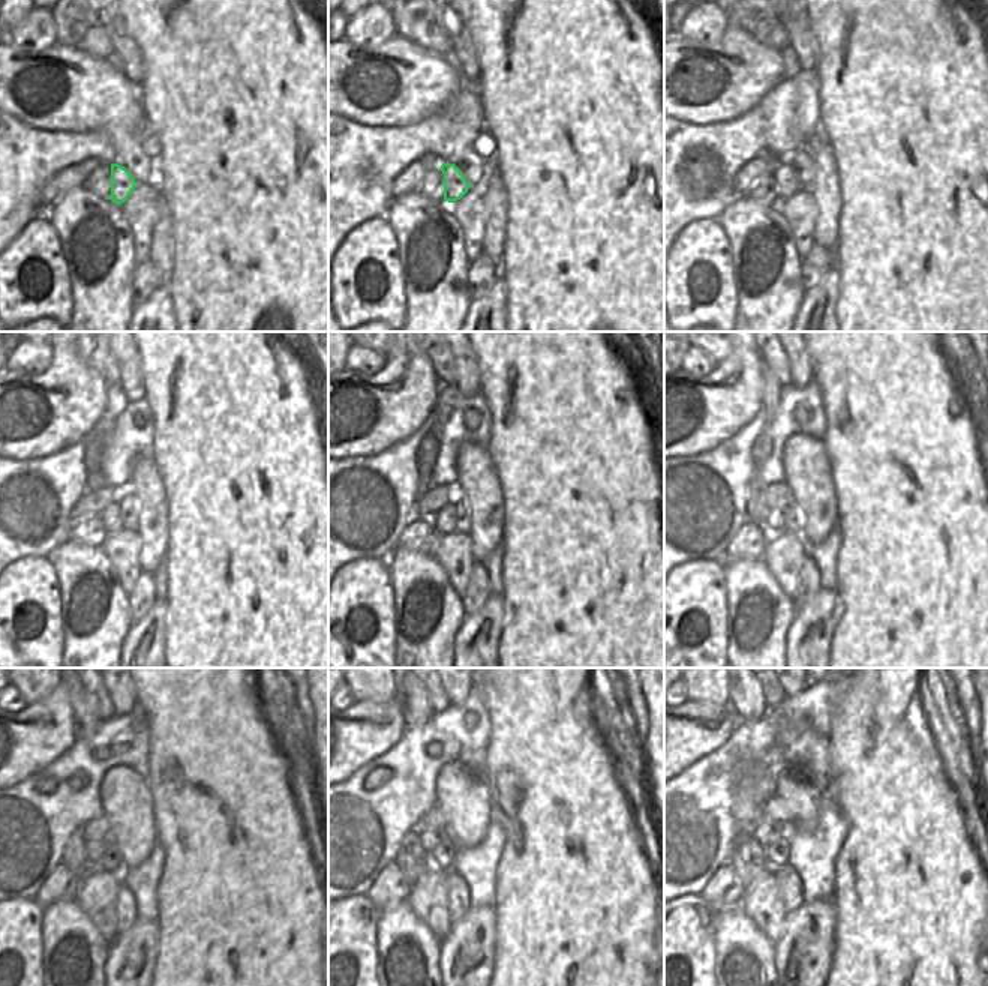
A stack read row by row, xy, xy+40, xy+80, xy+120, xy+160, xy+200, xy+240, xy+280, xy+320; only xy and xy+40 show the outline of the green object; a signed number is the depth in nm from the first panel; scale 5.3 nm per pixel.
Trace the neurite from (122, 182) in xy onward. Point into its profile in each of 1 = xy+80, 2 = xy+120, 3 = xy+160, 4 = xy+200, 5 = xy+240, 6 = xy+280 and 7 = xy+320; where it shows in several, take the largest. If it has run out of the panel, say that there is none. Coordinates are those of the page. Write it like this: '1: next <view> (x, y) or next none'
1: next xy+80 (784, 177)
2: next xy+120 (110, 515)
3: next xy+160 (444, 520)
4: next xy+200 (775, 521)
5: next xy+240 (95, 847)
6: next xy+280 (429, 838)
7: next xy+320 (766, 830)

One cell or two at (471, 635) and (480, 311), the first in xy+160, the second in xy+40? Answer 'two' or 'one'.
one

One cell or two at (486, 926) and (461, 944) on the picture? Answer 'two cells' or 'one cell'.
one cell

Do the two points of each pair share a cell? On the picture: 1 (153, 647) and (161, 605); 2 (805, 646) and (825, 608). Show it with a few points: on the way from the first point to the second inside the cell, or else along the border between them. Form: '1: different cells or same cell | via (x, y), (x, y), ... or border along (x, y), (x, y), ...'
1: same cell | via (155, 637), (158, 616)
2: same cell | via (802, 637), (816, 617)

